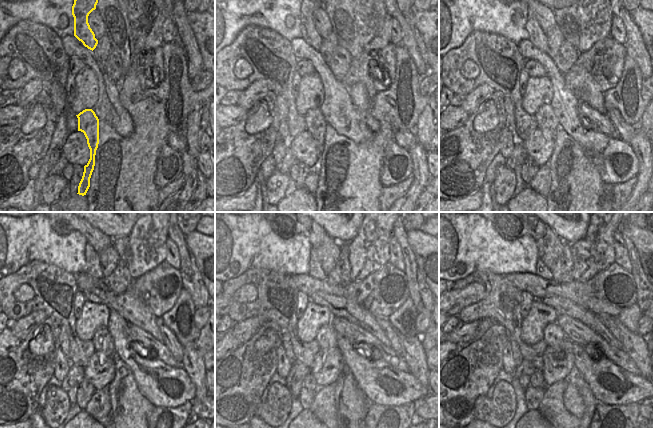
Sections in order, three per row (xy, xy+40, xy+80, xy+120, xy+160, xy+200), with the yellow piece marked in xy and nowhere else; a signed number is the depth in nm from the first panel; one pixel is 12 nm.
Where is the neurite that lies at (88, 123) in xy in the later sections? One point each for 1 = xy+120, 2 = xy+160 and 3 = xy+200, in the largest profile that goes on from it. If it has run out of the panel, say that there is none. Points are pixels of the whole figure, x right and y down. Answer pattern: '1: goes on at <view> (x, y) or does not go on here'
1: goes on at xy+120 (102, 340)
2: goes on at xy+160 (327, 337)
3: goes on at xy+200 (553, 334)

